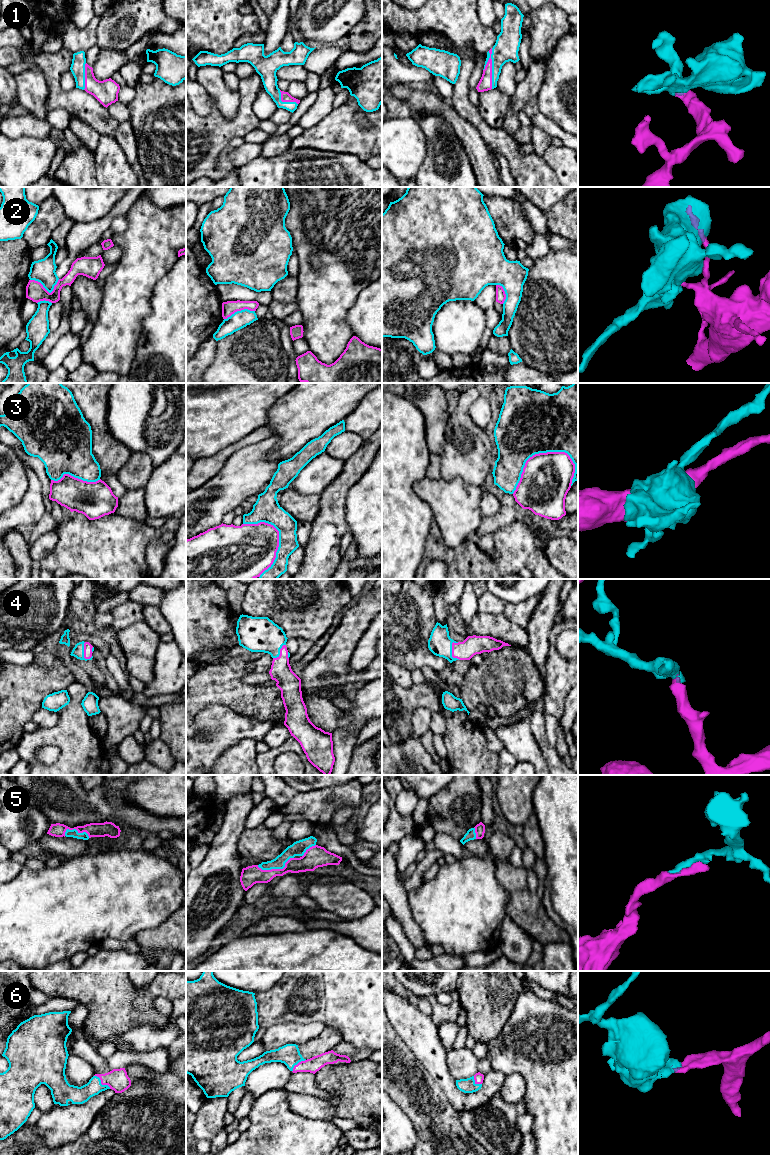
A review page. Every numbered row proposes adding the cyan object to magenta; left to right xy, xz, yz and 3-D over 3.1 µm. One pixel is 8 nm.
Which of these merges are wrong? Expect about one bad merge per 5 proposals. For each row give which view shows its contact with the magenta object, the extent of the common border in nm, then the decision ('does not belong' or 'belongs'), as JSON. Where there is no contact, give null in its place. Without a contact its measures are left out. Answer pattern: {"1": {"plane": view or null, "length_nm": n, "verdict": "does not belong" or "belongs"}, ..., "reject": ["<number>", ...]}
{"1": {"plane": "yz", "length_nm": 320, "verdict": "belongs"}, "2": {"plane": "xy", "length_nm": 240, "verdict": "does not belong"}, "3": {"plane": "yz", "length_nm": 550, "verdict": "does not belong"}, "4": {"plane": "yz", "length_nm": 160, "verdict": "belongs"}, "5": {"plane": "xz", "length_nm": 300, "verdict": "belongs"}, "6": {"plane": "xy", "length_nm": 170, "verdict": "belongs"}, "reject": ["2", "3"]}

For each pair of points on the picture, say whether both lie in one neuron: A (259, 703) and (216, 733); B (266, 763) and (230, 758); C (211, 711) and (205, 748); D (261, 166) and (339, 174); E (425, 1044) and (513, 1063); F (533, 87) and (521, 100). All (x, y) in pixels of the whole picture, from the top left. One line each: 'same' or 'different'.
A: different
B: different
C: same
D: same
E: different
F: same

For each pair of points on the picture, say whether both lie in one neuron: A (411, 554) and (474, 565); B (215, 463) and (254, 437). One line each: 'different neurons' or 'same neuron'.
A: different neurons
B: same neuron

